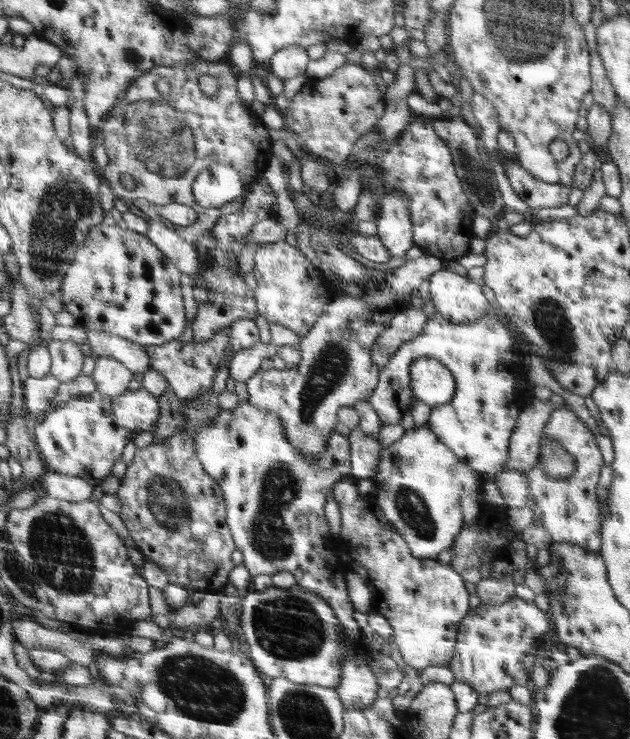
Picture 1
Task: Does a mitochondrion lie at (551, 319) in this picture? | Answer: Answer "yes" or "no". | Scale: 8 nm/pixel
yes

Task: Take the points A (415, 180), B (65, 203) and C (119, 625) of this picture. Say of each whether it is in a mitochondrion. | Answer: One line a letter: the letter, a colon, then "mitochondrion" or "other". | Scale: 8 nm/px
A: other
B: mitochondrion
C: other

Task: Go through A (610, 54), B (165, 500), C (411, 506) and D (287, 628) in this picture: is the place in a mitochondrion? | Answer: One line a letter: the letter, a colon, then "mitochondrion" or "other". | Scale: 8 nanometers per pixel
A: other
B: mitochondrion
C: mitochondrion
D: mitochondrion

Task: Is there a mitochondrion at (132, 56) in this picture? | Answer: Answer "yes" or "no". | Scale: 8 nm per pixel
yes

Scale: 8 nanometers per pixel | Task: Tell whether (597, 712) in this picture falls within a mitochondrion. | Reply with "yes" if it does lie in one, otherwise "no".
yes

